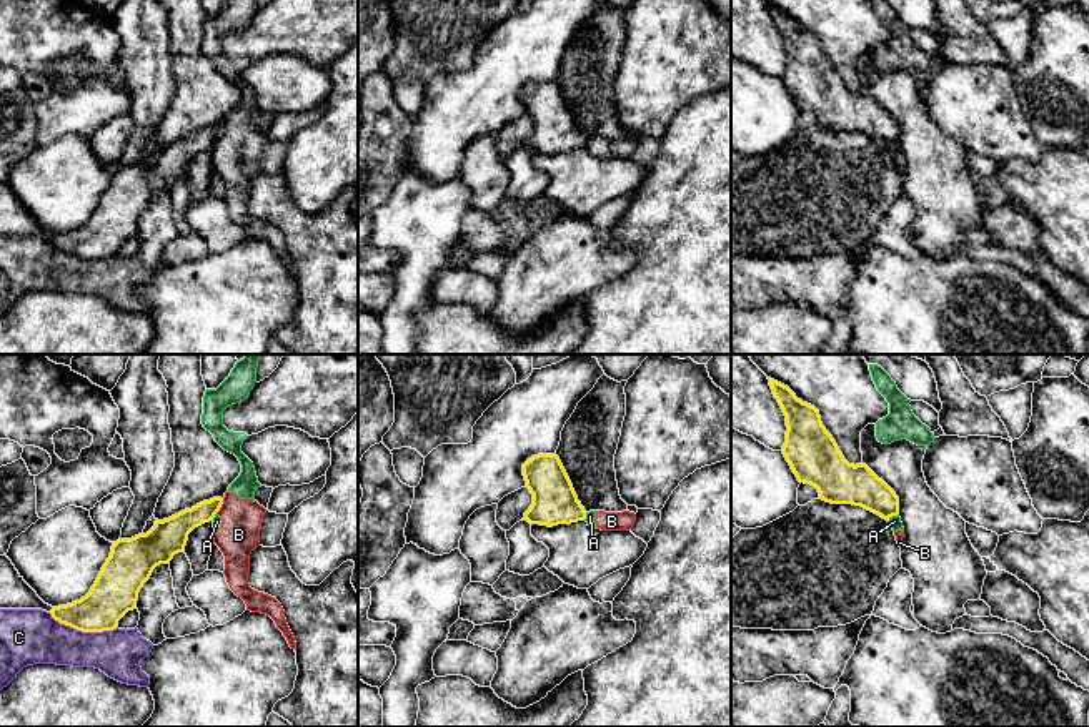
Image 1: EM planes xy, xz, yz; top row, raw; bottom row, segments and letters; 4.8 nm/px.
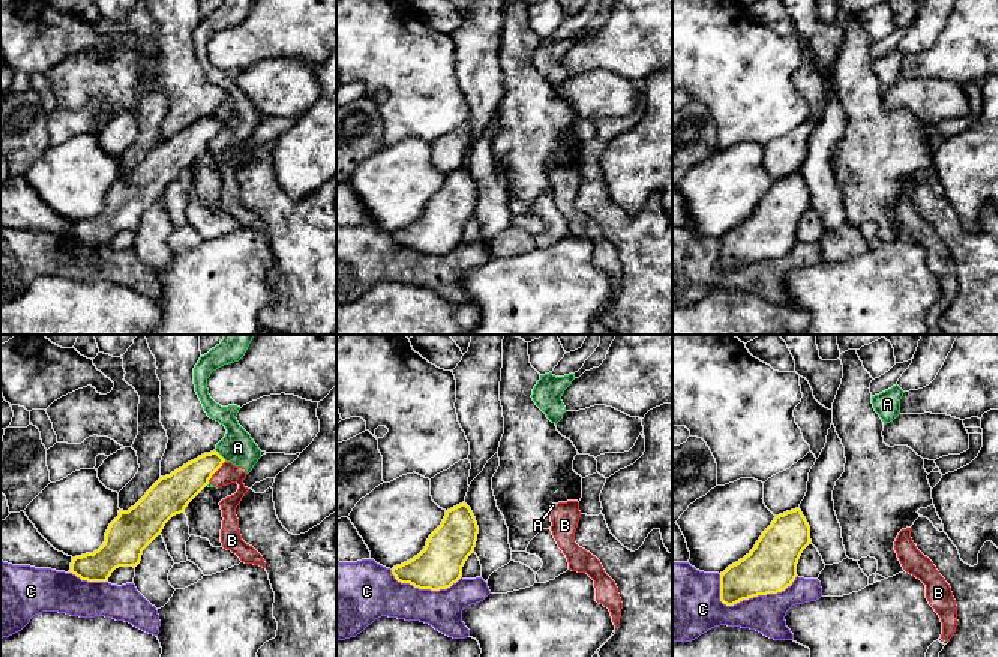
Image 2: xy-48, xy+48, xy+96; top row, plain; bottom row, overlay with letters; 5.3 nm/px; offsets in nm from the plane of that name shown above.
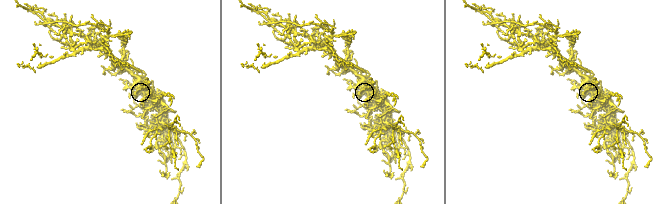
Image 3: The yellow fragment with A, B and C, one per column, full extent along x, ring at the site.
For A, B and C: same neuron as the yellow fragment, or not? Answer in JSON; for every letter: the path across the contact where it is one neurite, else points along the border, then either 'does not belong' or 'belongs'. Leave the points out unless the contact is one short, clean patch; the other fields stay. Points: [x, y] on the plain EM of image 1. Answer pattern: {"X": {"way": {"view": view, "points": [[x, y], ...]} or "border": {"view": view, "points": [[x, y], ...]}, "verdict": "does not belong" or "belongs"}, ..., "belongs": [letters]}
{"A": {"border": {"view": "yz", "points": [[898, 140], [888, 148]]}, "verdict": "does not belong"}, "B": {"border": {"view": "xy", "points": [[223, 127], [215, 140]]}, "verdict": "does not belong"}, "C": {"verdict": "does not belong"}, "belongs": []}

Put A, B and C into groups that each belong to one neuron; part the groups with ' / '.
A B / C

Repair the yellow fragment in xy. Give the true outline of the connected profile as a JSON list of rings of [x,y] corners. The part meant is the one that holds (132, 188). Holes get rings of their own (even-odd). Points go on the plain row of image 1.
[[[221,125],[203,128],[168,146],[157,146],[147,161],[118,166],[90,220],[80,228],[53,235],[52,245],[82,260],[117,256],[118,248],[137,236],[138,220],[153,196],[183,180],[188,161],[210,150],[221,131]]]

